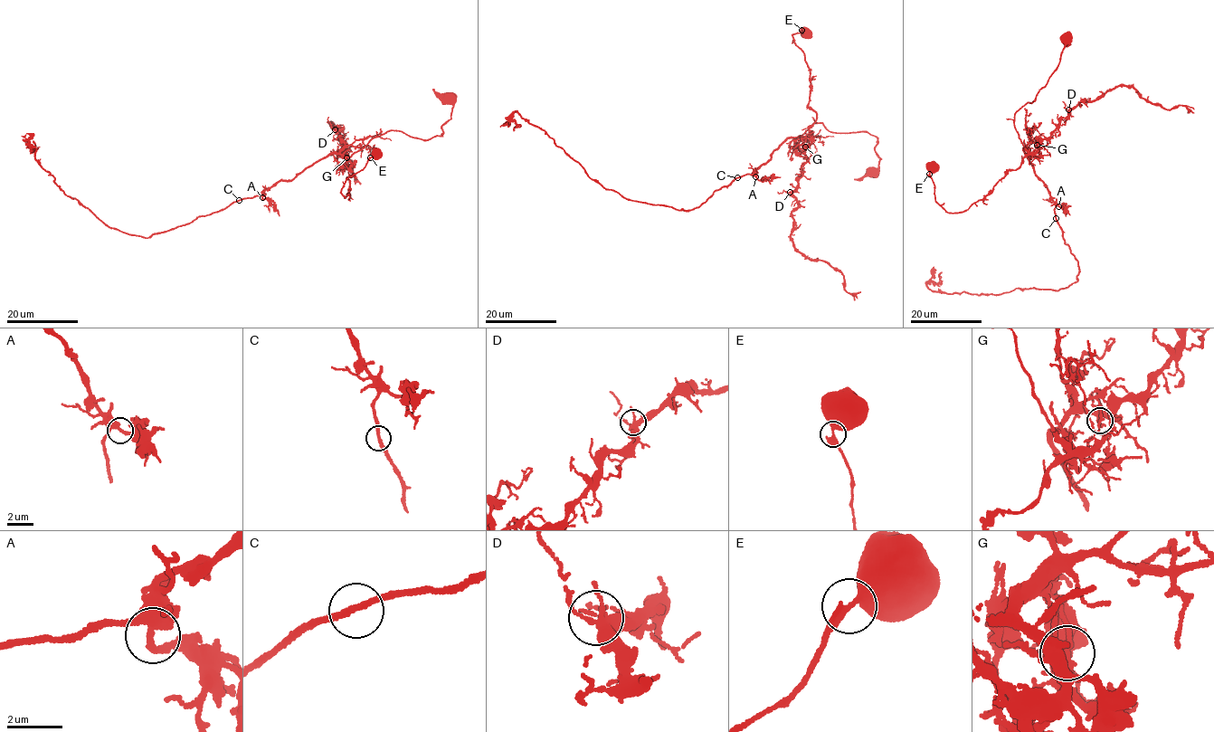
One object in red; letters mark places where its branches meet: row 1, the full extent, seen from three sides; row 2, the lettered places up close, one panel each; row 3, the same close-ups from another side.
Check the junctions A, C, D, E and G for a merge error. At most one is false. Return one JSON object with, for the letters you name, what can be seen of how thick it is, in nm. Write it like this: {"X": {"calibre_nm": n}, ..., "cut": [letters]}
{"G": {"calibre_nm": 140}, "cut": ["G"]}

